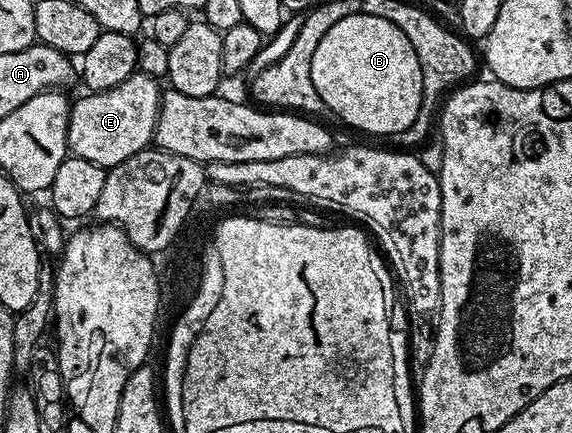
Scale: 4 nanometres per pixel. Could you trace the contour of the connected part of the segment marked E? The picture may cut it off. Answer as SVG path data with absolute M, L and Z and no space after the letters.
M136 72L129 76L129 80L117 84L117 88L84 95L84 98L71 102L67 149L74 157L110 168L152 145L161 101L161 86L156 79Z

